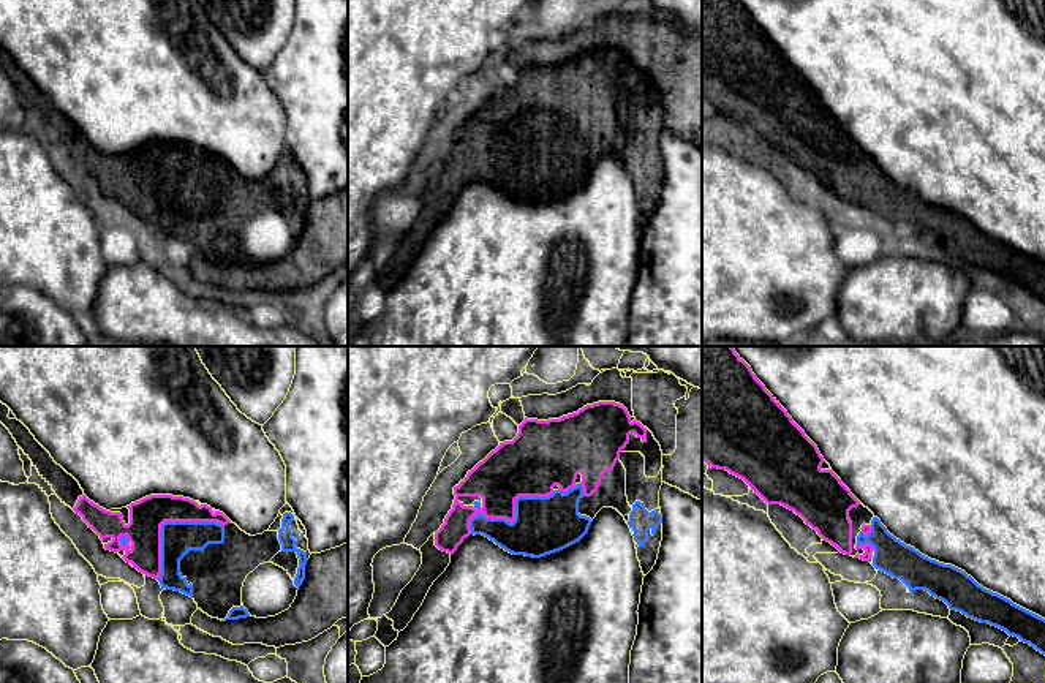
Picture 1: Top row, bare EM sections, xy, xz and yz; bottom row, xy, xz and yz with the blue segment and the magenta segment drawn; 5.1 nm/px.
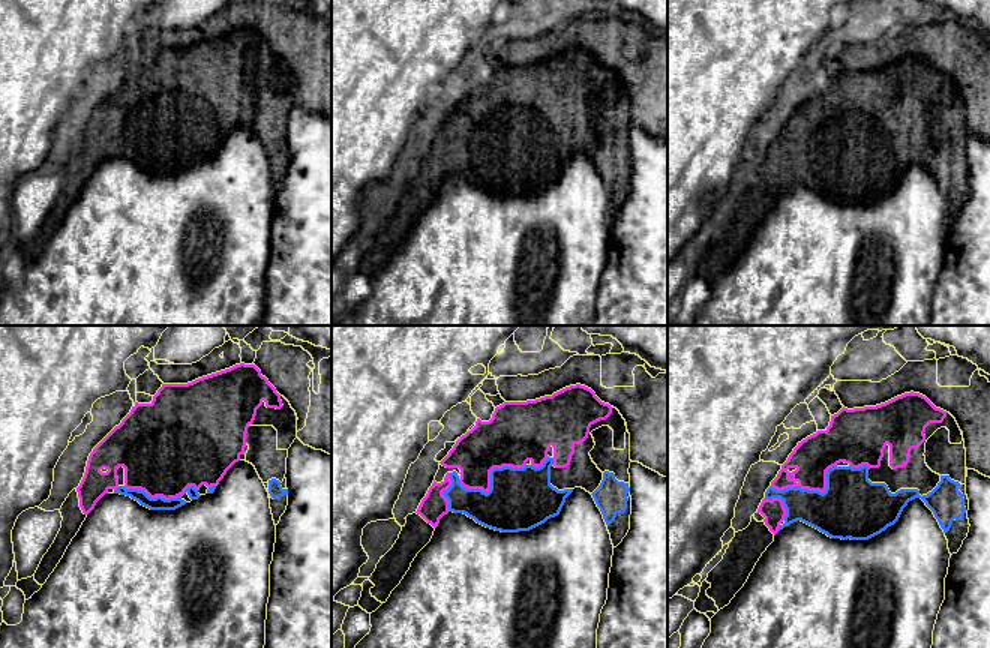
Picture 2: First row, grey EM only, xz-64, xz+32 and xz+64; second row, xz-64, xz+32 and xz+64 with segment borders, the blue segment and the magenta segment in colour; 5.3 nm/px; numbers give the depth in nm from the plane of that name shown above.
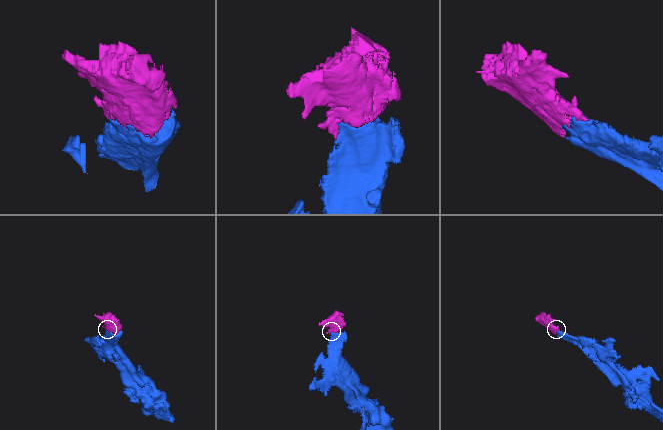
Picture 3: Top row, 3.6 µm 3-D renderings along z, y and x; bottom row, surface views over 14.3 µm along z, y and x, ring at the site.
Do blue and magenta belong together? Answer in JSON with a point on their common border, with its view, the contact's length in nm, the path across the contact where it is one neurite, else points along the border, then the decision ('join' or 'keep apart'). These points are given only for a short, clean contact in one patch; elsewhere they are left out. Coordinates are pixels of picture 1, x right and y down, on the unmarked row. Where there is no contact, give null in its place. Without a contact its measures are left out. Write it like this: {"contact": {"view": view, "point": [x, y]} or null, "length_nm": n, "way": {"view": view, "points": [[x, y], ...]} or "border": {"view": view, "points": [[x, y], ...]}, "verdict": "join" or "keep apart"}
{"contact": {"view": "xz", "point": [514, 165]}, "length_nm": 500, "verdict": "join"}

